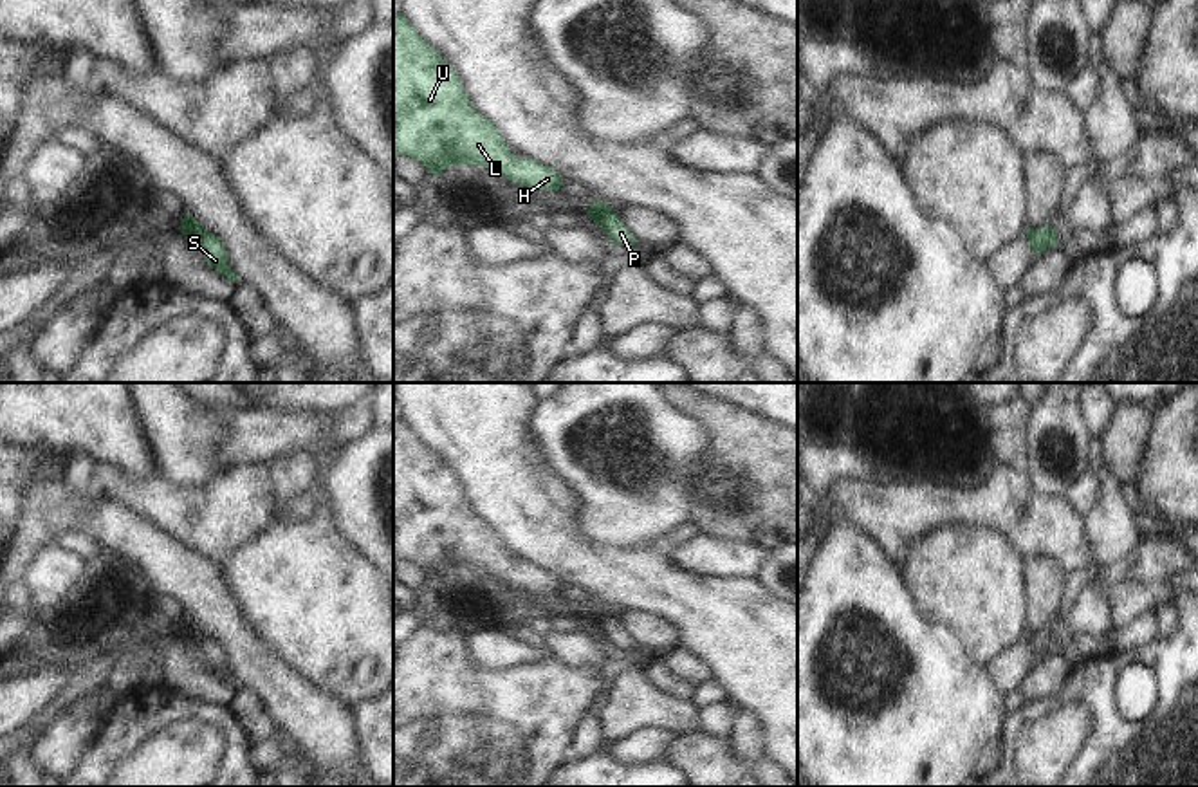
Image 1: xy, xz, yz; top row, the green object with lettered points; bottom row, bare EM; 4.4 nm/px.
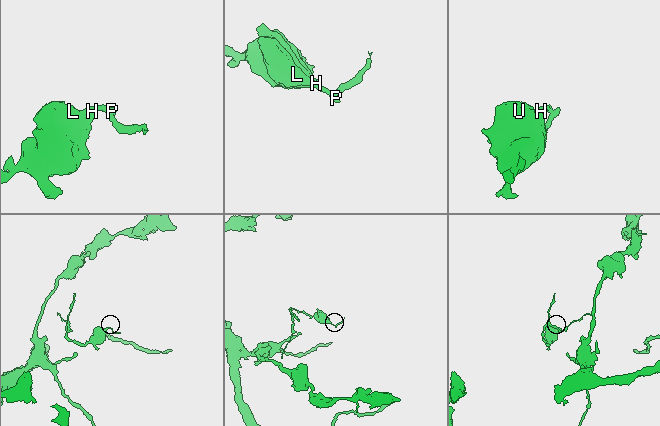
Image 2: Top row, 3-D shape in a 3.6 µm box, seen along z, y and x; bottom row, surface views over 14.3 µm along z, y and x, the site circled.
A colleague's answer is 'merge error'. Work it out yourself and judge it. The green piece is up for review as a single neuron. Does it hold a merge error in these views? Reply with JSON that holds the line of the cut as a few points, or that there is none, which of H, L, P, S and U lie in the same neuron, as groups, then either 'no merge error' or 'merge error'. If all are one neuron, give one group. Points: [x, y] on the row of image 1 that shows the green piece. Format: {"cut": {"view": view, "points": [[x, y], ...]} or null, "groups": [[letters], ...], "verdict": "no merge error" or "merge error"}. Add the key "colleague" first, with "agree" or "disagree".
{"colleague": "agree", "cut": {"view": "xz", "points": [[612, 210], [596, 221]]}, "groups": [["H", "L", "U"], ["P", "S"]], "verdict": "merge error"}

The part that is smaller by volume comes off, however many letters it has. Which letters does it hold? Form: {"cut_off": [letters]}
{"cut_off": ["P", "S"]}

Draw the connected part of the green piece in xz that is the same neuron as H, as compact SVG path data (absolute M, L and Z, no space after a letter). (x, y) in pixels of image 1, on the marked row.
M393 14L393 155L419 161L433 175L446 168L482 164L530 190L561 190L563 177L529 157L514 157L496 126L471 103L458 74L402 16Z

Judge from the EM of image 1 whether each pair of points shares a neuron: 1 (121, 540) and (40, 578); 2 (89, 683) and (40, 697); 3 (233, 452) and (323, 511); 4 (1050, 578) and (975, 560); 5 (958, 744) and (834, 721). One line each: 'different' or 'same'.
1: different
2: different
3: different
4: different
5: same

